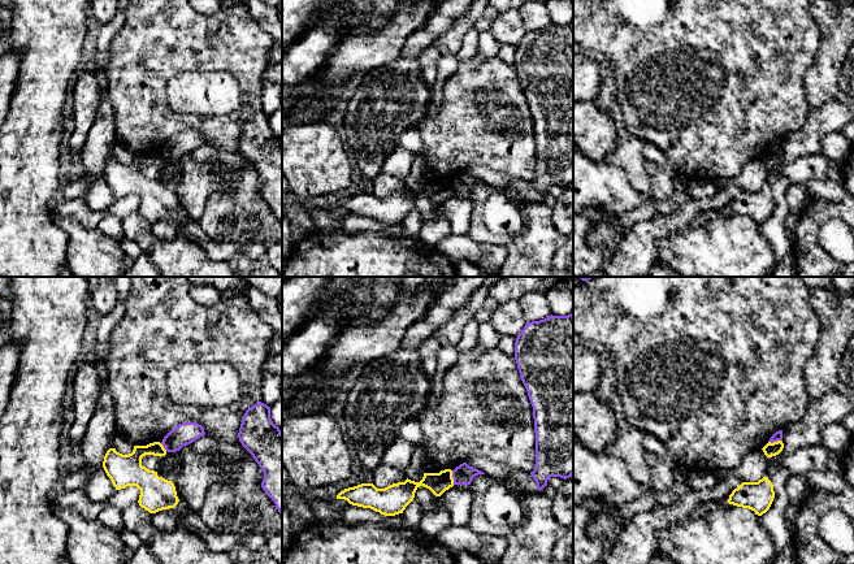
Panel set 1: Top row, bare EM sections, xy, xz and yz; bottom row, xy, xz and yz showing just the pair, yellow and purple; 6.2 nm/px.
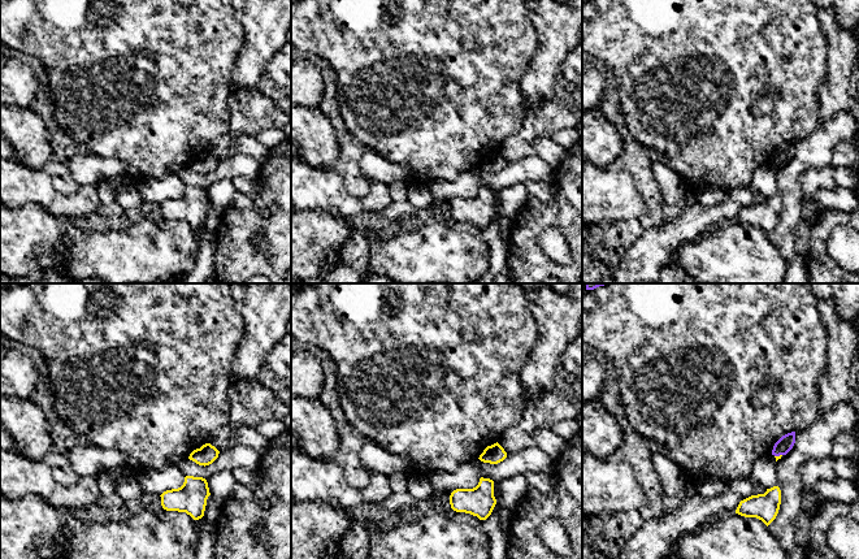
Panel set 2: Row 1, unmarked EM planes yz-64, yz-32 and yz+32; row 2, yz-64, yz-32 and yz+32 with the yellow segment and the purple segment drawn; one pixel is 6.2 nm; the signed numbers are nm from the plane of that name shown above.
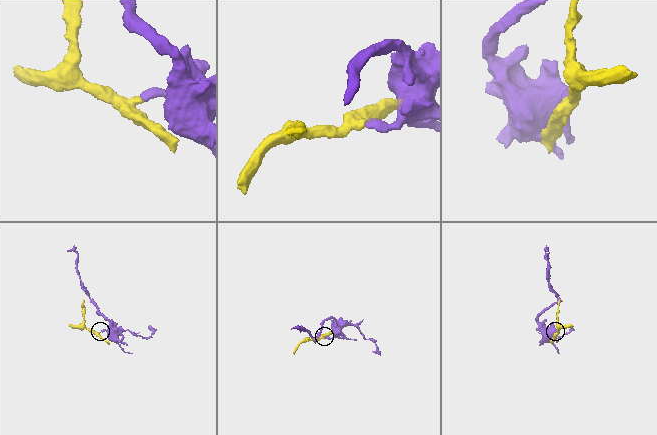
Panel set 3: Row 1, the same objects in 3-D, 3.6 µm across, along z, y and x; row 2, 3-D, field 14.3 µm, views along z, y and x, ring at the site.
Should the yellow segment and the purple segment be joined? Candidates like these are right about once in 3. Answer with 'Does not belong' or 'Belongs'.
Does not belong

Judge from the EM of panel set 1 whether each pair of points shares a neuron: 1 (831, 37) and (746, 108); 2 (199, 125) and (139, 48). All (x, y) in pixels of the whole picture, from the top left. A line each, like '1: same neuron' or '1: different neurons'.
1: different neurons
2: same neuron

